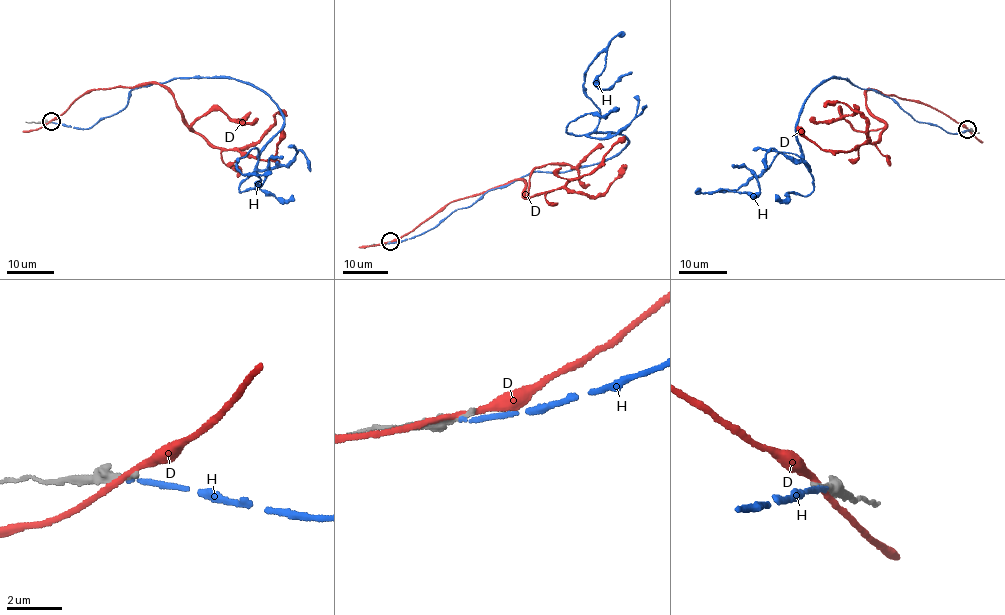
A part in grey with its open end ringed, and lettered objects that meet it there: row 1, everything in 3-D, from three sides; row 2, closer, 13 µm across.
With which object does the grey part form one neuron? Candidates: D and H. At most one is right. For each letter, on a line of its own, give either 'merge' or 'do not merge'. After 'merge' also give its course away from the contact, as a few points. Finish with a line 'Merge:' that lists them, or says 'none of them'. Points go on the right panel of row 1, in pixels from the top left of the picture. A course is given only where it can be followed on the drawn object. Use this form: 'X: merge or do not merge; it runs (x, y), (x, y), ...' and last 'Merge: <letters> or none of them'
D: do not merge
H: do not merge
Merge: none of them

